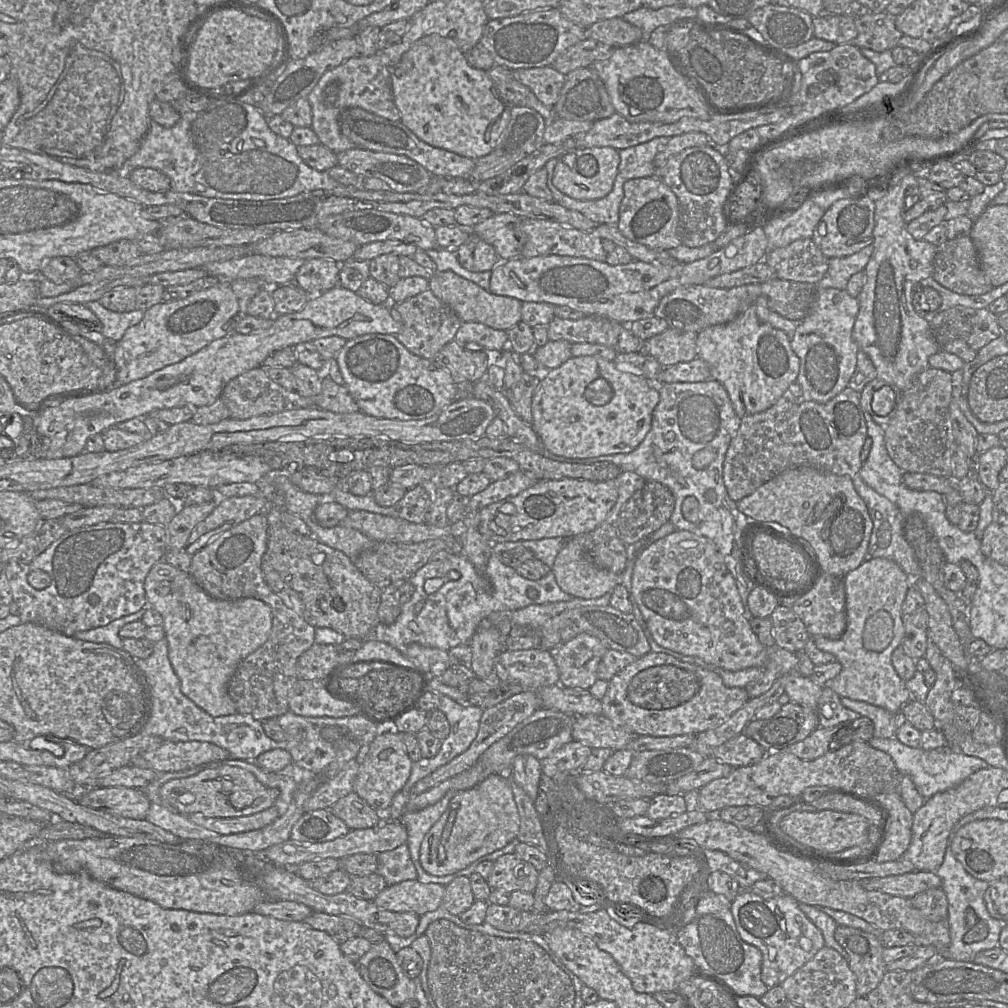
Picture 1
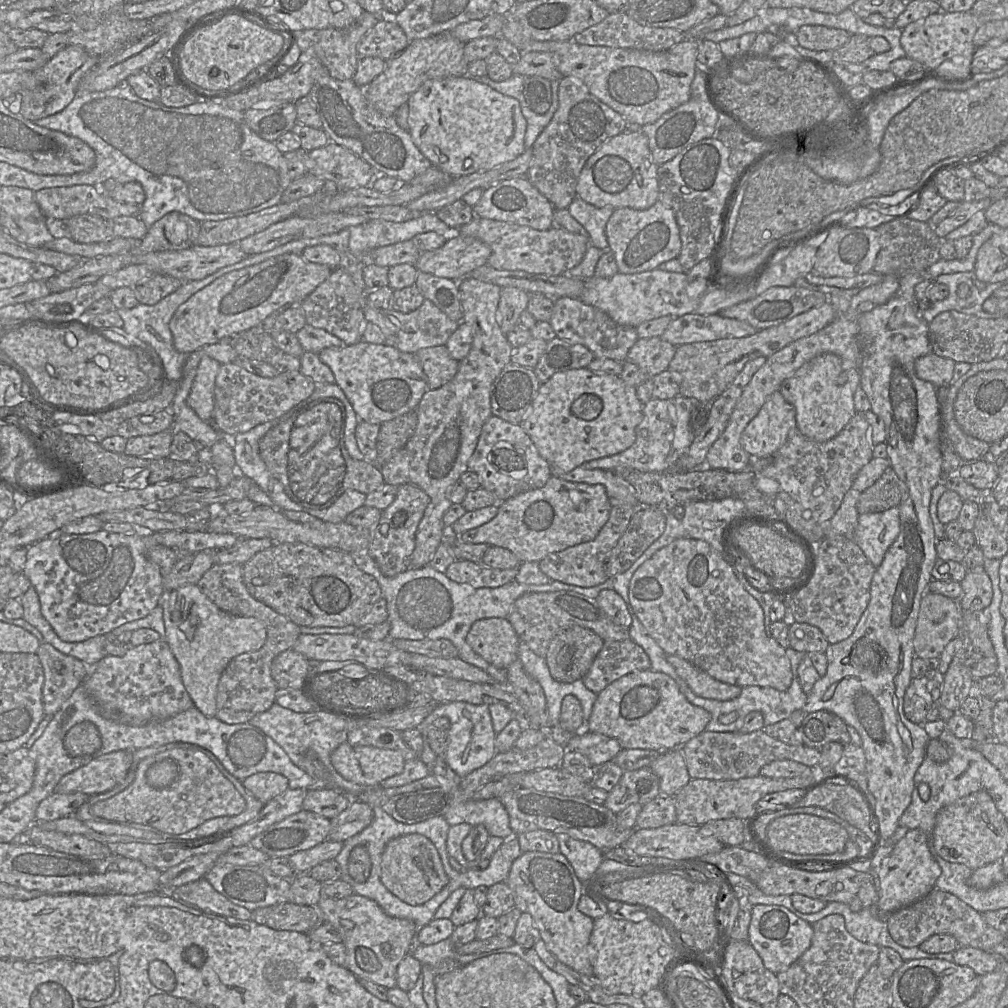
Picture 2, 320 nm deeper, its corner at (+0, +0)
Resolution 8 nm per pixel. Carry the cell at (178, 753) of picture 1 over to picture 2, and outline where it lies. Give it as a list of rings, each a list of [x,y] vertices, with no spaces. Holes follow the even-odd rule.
[[[117,751],[95,756],[86,765],[66,774],[55,788],[55,793],[84,793],[88,796],[108,792],[127,776],[133,751]]]

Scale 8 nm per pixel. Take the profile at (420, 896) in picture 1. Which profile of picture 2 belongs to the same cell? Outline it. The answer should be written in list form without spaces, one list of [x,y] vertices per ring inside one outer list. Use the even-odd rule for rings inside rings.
[[[356,894],[343,899],[322,897],[316,908],[323,921],[333,924],[342,934],[342,943],[346,947],[344,967],[358,979],[369,980],[386,989],[396,987],[397,967],[415,944],[412,921],[390,917],[375,901]]]

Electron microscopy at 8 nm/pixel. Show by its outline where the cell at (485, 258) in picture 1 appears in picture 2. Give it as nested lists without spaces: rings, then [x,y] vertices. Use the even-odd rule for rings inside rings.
[[[465,277],[458,281],[459,299],[465,323],[473,330],[473,343],[469,354],[459,362],[459,369],[454,378],[437,389],[428,389],[423,395],[416,411],[418,422],[416,429],[404,447],[398,450],[380,467],[386,484],[400,486],[412,484],[421,488],[430,498],[430,502],[418,525],[415,536],[415,548],[411,556],[411,567],[422,568],[430,564],[438,546],[444,541],[444,515],[452,505],[449,500],[450,488],[460,481],[461,475],[468,470],[468,461],[473,455],[482,428],[492,416],[492,386],[503,369],[511,363],[515,350],[501,331],[498,305],[501,287],[495,284]]]

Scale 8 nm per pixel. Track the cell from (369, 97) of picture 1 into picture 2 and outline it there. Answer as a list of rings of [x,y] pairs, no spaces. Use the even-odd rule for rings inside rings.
[[[363,12],[360,19],[346,29],[309,29],[297,31],[297,45],[301,52],[314,54],[334,79],[351,80],[356,72],[358,57],[357,46],[361,39],[379,21],[380,16]]]

